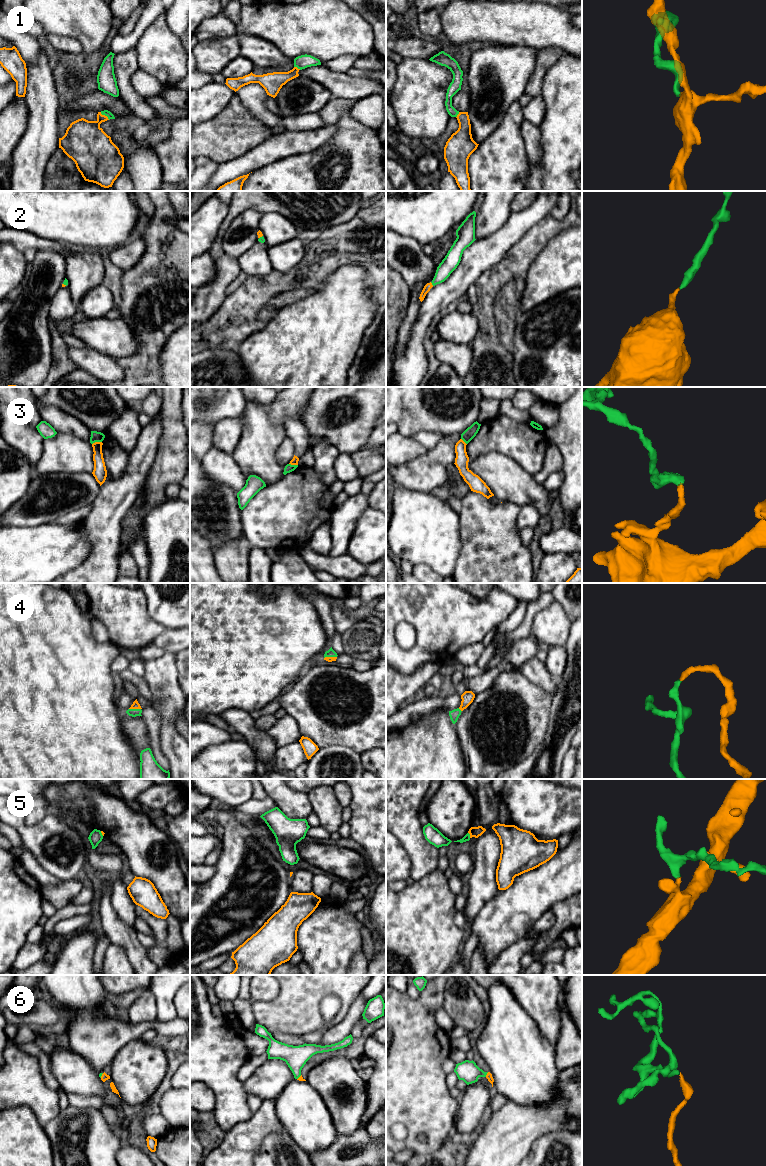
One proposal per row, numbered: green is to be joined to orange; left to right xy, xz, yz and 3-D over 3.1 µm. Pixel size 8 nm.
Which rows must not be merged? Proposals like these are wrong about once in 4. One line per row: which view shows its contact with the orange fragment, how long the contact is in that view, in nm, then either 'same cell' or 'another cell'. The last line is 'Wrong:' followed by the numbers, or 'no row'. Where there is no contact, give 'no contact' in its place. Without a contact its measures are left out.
1: contact in xy; length 100 nm; same cell
2: contact in yz; length 40 nm; same cell
3: contact in xy; length 80 nm; another cell
4: contact in xy; length 100 nm; same cell
5: contact in yz; length 50 nm; same cell
6: contact in yz; length 50 nm; same cell
Wrong: 3

